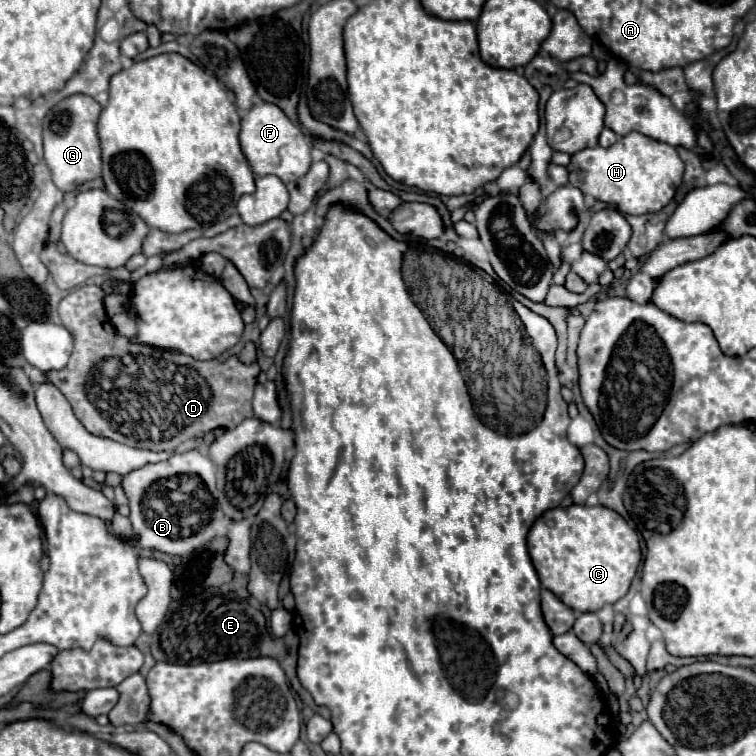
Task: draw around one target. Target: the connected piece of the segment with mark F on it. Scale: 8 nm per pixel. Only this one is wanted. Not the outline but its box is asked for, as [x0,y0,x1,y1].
[239,103,311,183]

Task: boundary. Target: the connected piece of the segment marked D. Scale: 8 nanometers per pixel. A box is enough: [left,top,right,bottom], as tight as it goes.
[45,285,259,451]

